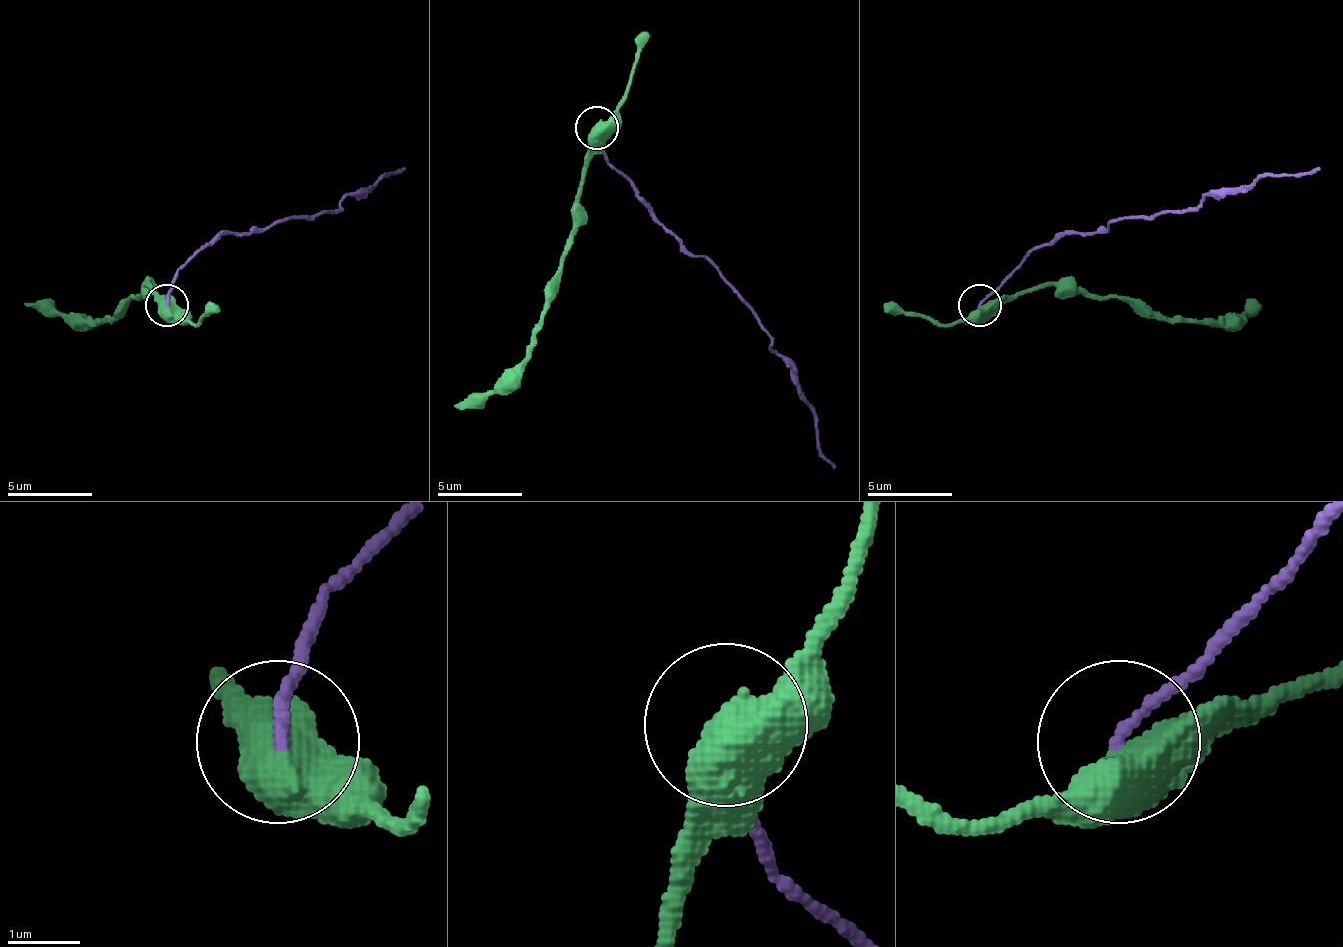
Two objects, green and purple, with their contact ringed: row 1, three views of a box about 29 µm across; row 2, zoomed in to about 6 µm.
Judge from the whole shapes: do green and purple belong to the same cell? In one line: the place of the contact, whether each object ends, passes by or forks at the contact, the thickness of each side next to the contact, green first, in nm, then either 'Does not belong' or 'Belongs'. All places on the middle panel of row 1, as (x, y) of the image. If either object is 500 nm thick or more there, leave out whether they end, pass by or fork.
Place: (596, 128). Thickness 600 nm (green) against 150 nm. Does not belong

